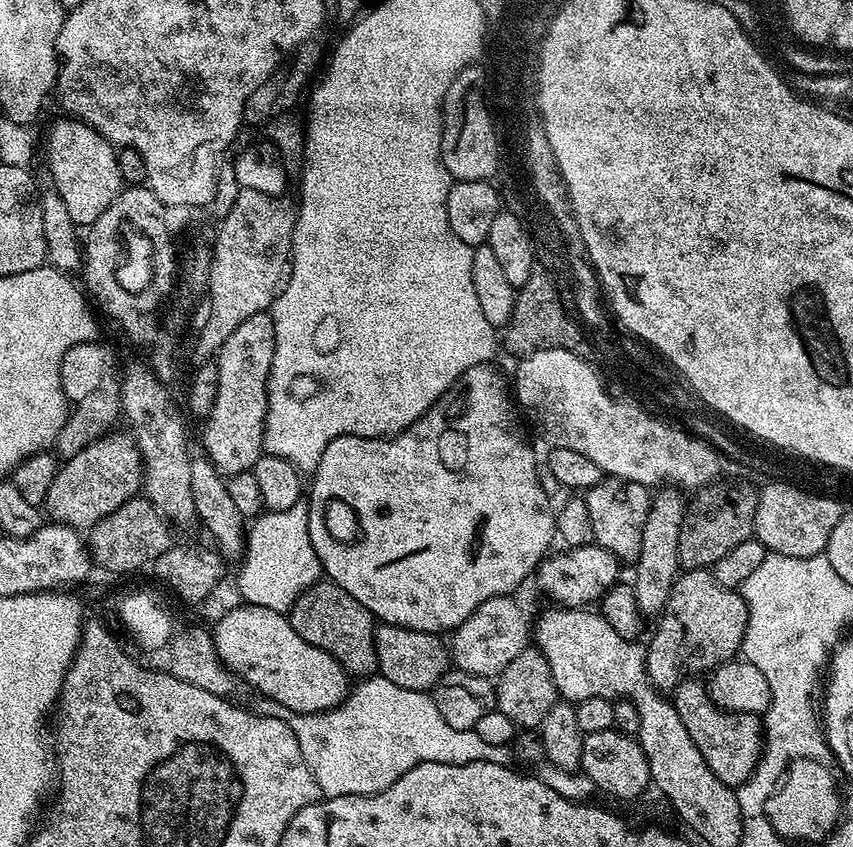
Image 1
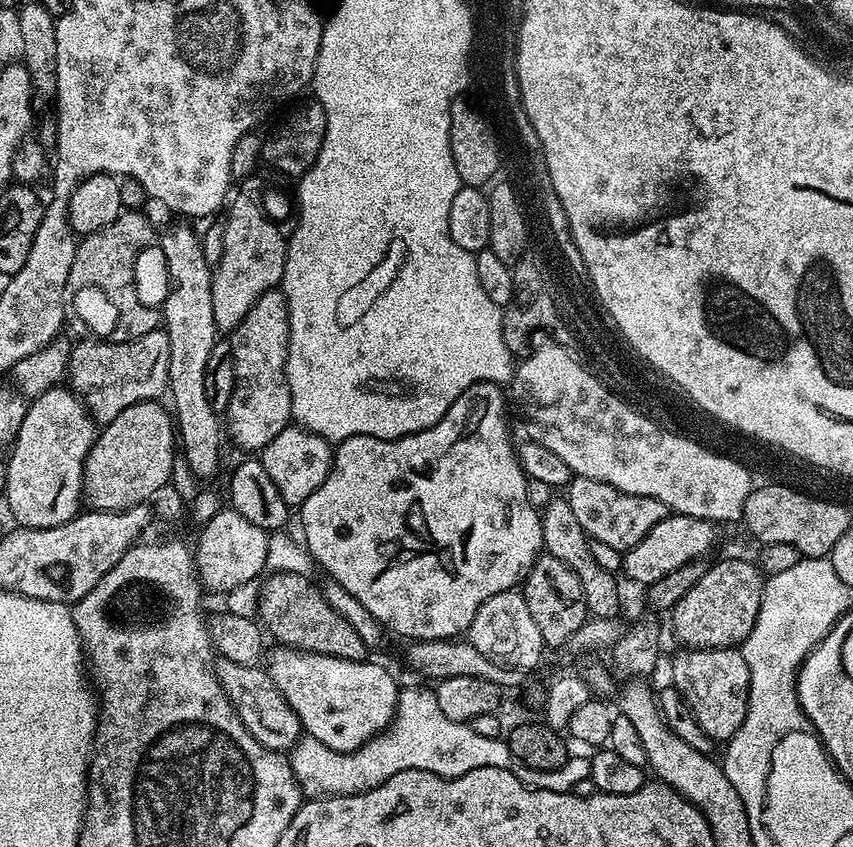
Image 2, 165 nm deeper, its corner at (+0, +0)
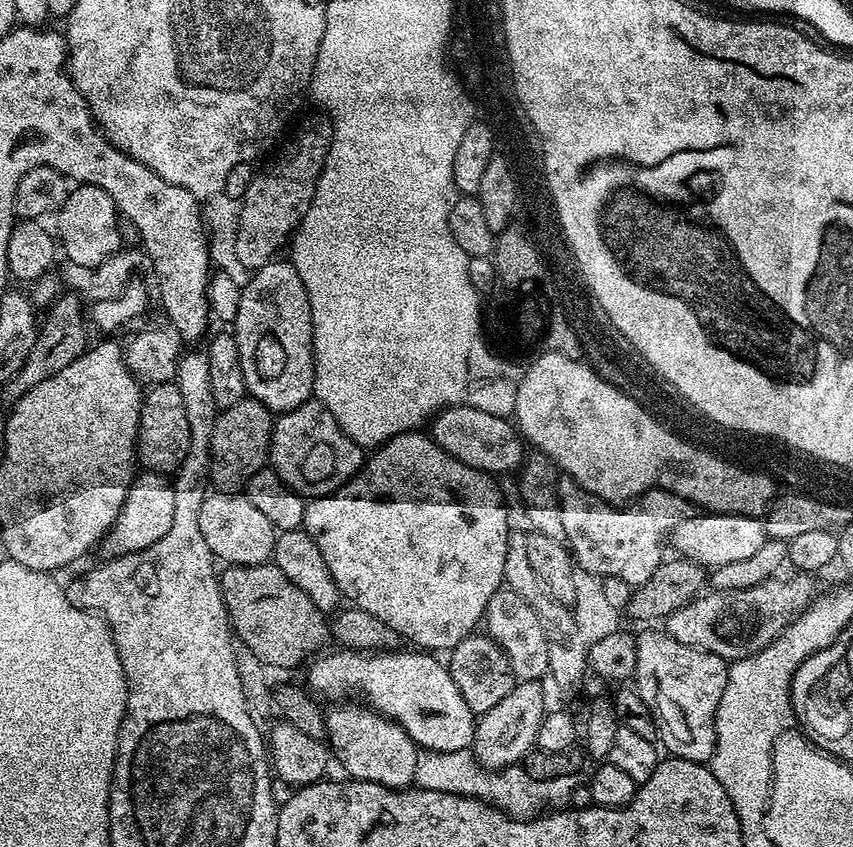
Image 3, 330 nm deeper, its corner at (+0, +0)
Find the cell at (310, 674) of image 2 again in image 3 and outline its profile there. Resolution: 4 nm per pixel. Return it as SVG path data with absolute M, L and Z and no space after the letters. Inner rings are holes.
M340 702L337 708L327 709L327 739L326 743L330 749L331 755L348 771L347 775L354 780L365 780L366 782L374 782L381 784L387 788L401 789L407 788L416 779L416 758L418 749L415 742L410 738L410 734L406 734L406 730L402 730L402 726L397 724L395 720L388 719L387 716L381 716L374 709L369 708L363 702L357 704L344 704L348 702Z

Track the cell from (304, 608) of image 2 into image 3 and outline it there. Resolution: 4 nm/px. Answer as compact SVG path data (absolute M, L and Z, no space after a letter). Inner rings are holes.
M276 563L234 564L225 567L219 573L218 579L233 633L246 642L265 665L272 668L296 668L300 663L303 665L311 661L329 647L329 617L320 612L318 606L314 606L314 602L310 602L310 598L306 598L306 594L302 594L302 590L298 590L298 586L290 582L290 578L286 578L286 574L282 574L282 570L278 570Z

